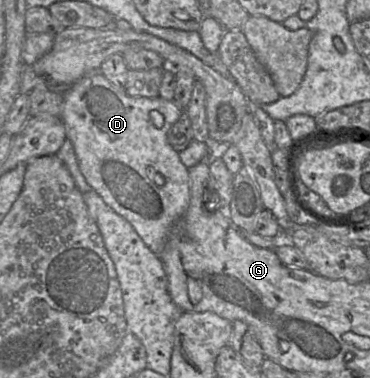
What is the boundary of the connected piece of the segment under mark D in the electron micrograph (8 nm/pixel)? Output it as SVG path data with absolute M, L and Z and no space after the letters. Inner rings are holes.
M100 72L82 77L64 93L61 119L66 128L66 138L73 145L81 173L91 189L132 225L156 255L163 252L174 224L184 216L190 203L189 169L168 142L168 132L184 112L172 100L131 97L125 89L114 86ZM151 111L158 111L163 115L164 123L161 128L154 126Z

